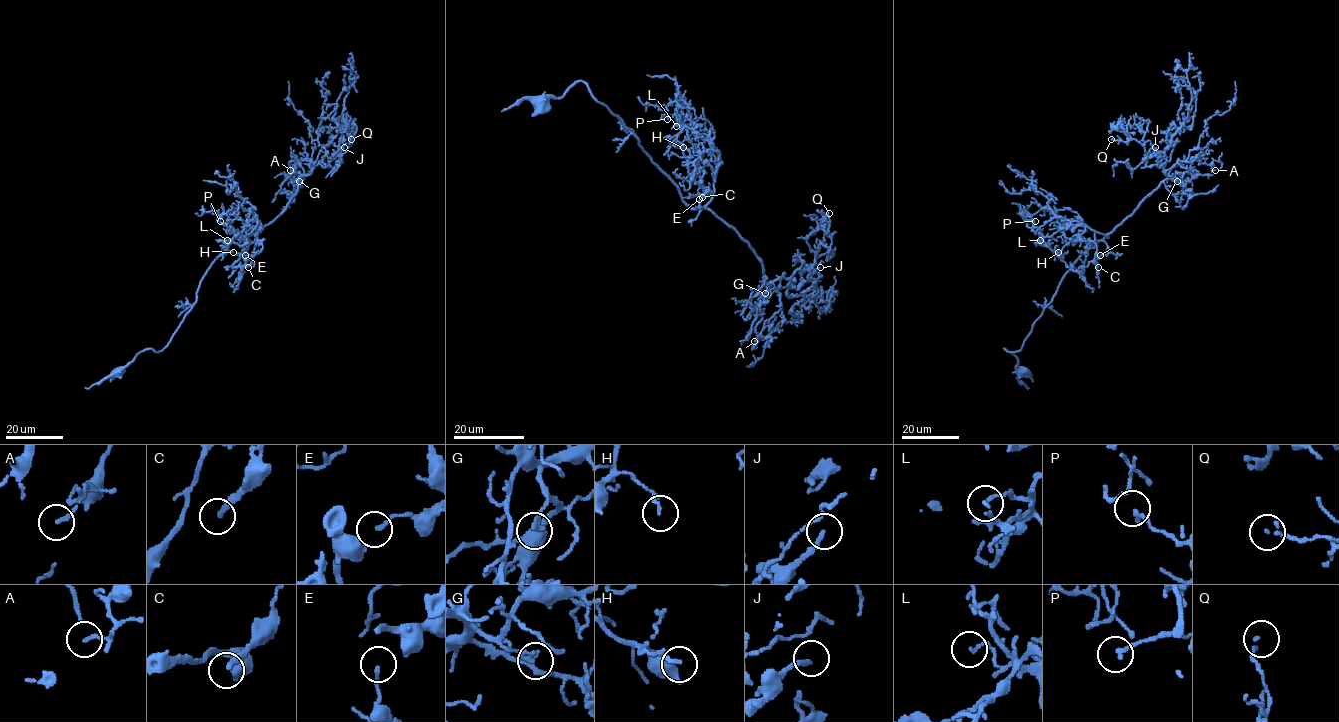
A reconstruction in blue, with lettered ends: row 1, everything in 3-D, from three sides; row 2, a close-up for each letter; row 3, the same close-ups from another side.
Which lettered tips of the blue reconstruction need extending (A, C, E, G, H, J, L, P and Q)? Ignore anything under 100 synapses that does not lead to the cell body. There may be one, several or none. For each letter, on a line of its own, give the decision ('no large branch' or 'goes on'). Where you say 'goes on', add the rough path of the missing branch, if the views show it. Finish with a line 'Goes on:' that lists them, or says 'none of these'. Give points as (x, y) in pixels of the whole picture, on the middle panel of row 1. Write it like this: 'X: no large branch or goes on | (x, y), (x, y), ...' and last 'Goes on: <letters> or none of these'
A: no large branch
C: no large branch
E: no large branch
G: no large branch
H: no large branch
J: goes on | (820, 267), (835, 260), (833, 264), (838, 265), (829, 274), (833, 280)
L: no large branch
P: no large branch
Q: no large branch
Goes on: J

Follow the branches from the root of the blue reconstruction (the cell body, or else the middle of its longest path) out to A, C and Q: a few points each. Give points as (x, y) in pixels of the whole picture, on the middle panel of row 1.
A: (544, 106), (583, 81), (687, 204), (711, 210), (749, 244), (764, 281), (780, 279), (781, 306), (754, 341)
C: (544, 106), (583, 81), (638, 138), (687, 204), (702, 208), (712, 193), (702, 197)
Q: (544, 106), (583, 81), (687, 204), (711, 210), (749, 244), (766, 283), (810, 270), (830, 249), (829, 213)

